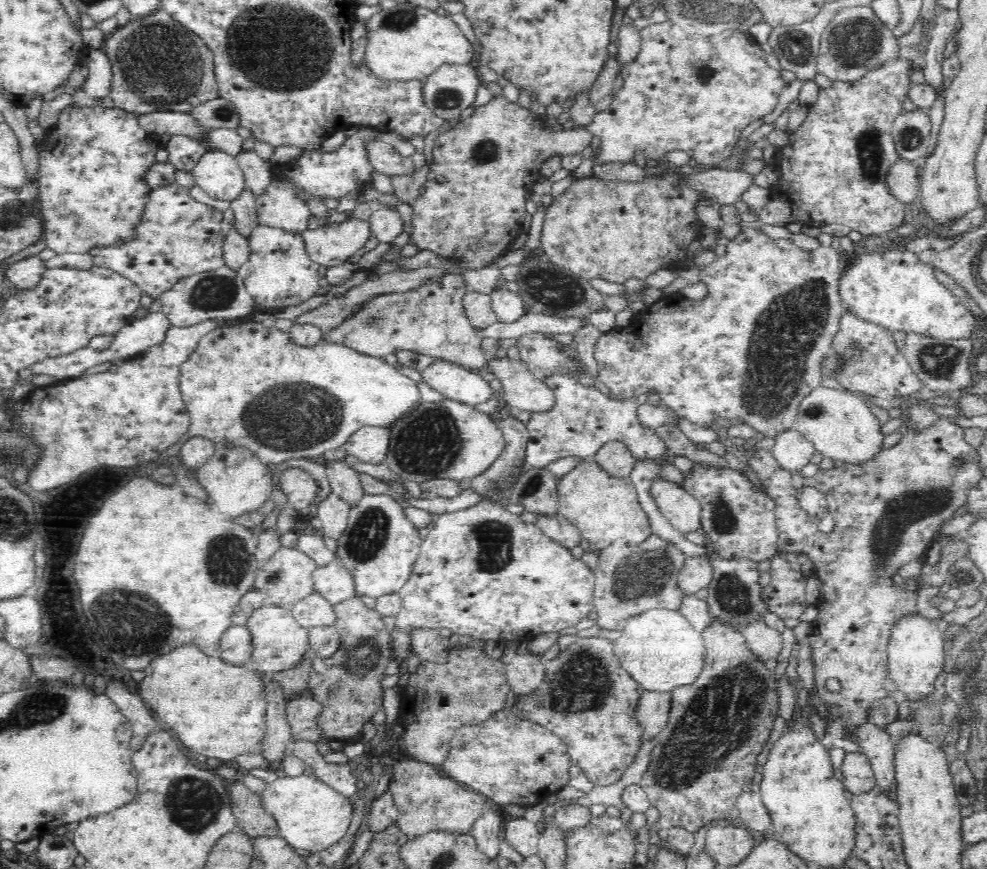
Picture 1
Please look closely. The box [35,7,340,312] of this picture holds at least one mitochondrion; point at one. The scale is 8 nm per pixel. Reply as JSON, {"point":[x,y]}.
{"point":[160,64]}

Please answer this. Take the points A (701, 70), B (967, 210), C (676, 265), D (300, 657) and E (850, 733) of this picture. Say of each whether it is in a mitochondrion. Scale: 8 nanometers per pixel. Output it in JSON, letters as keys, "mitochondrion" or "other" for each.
{"A":"mitochondrion","B":"other","C":"other","D":"other","E":"other"}

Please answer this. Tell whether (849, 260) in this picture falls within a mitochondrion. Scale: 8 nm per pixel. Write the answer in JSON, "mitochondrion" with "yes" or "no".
{"mitochondrion":"no"}

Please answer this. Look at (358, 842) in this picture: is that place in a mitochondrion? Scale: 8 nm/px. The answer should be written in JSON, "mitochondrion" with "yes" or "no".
{"mitochondrion":"no"}

